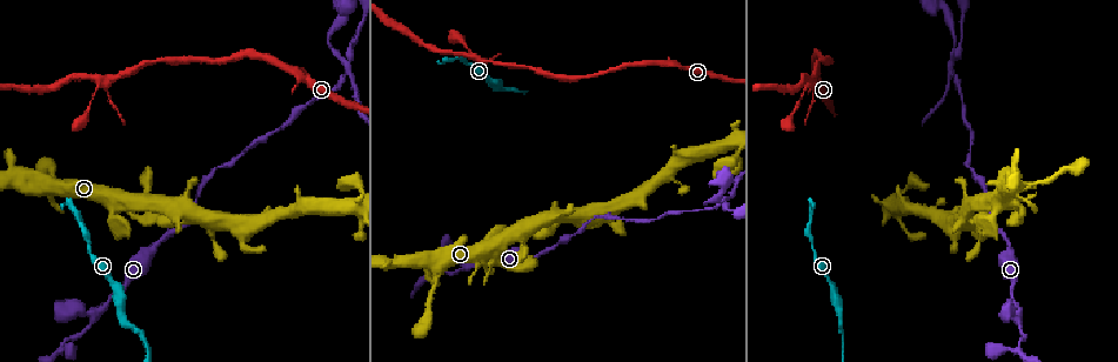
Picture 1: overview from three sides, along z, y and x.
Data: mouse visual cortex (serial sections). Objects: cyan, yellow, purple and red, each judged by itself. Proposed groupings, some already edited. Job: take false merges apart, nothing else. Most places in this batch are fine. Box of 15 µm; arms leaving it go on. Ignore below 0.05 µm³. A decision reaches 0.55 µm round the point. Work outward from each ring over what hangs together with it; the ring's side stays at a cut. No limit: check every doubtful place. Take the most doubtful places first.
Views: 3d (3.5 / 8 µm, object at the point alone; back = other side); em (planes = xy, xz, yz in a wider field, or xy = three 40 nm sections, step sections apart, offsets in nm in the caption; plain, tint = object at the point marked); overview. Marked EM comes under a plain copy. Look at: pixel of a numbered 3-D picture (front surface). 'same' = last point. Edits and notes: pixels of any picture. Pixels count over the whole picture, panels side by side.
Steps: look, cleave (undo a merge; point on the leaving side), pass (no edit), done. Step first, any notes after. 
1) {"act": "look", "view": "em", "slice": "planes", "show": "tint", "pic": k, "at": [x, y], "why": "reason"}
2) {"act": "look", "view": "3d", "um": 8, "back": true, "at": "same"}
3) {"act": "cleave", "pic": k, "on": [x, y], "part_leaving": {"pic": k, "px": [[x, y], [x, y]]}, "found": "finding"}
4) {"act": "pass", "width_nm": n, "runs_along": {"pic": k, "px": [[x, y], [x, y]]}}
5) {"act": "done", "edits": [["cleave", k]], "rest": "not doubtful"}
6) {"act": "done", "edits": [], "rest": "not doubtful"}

{"act": "look", "view": "3d", "um": 3.5, "pic": 1, "at": [347, 60], "why": "looks like a crossing"}

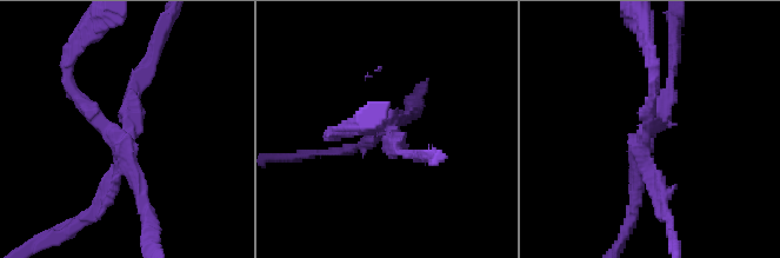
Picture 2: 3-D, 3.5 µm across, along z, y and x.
{"act": "look", "view": "em", "slice": "xy", "step": 2, "show": "tint", "pic": 2, "at": [645, 139], "arms": 4, "arm_widths_nm": [150, 150, 200, 200], "why": "need the tissue"}

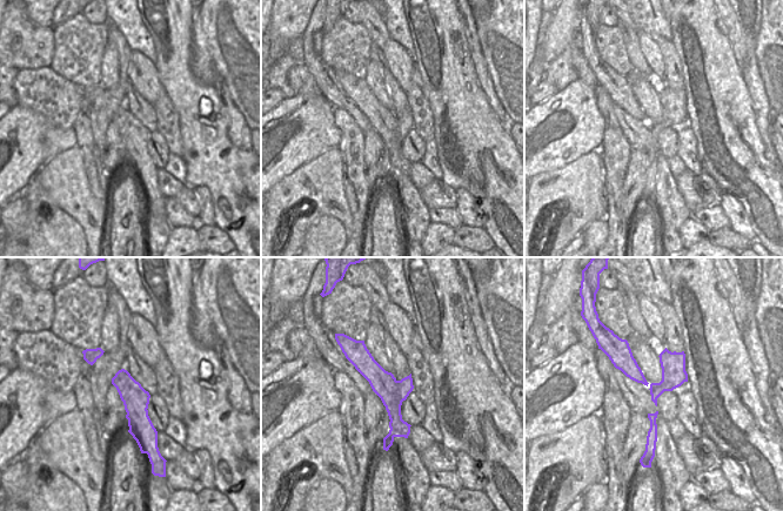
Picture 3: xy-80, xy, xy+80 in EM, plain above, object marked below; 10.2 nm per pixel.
{"act": "cleave", "pic": 2, "on": [85, 108], "part_leaving": {"pic": 2, "px": [[120, 172], [120, 140], [70, 74]]}, "found": "two cells meet here"}

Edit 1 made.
{"act": "look", "view": "3d", "um": 8, "pic": 1, "at": [101, 78], "why": "branch point"}

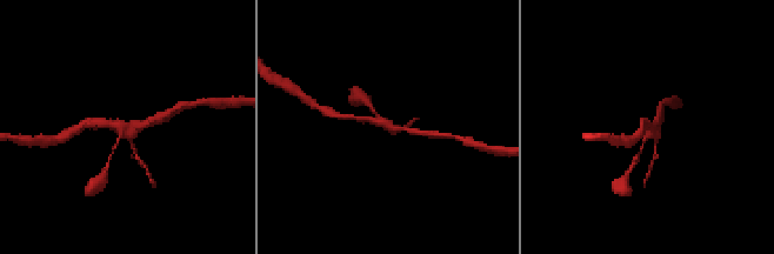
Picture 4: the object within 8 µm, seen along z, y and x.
{"act": "look", "view": "em", "slice": "xy", "step": 3, "show": "tint", "pic": 4, "at": [650, 130]}

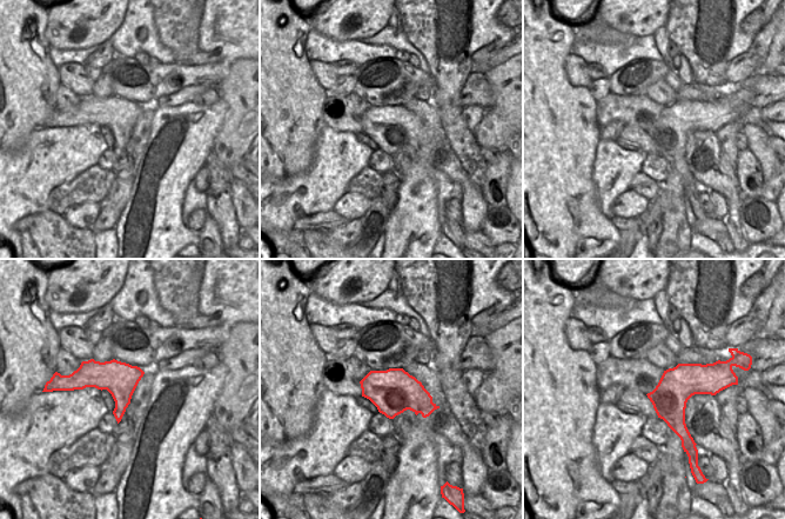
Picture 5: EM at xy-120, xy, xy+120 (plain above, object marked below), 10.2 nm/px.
{"act": "pass", "runs_along": {"pic": 4, "px": [[418, 132], [354, 118]]}, "found": "one cell here"}

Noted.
{"act": "look", "view": "3d", "um": 3.5, "pic": 1, "at": [58, 350], "why": "branch point"}

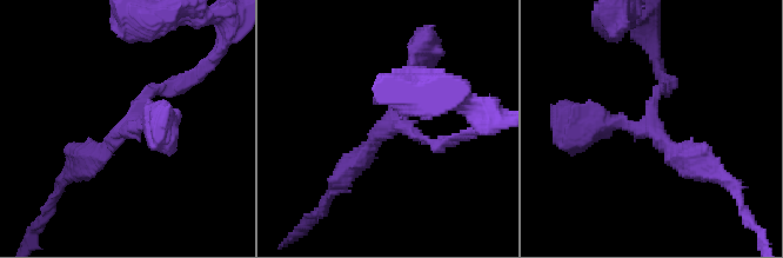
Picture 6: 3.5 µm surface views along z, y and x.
{"act": "look", "view": "em", "slice": "xy", "step": 3, "show": "tint", "pic": 6, "at": [651, 120], "arms": 3, "arm_widths_nm": [150, 250, 300], "why": "now the EM"}

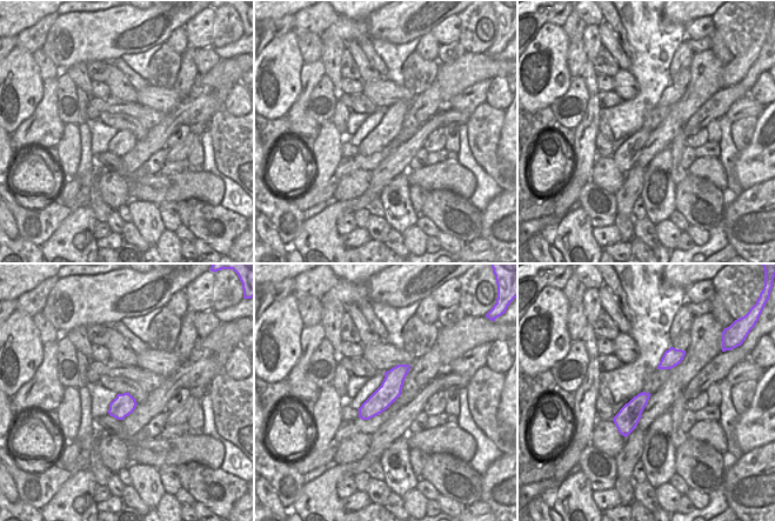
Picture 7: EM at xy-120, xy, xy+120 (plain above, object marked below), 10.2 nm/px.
{"act": "pass", "width_nm": 220, "runs_along": {"pic": 6, "px": [[666, 79], [641, 126], [583, 126]]}, "found": "continuous, no second cell"}

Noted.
{"act": "done", "edits": [["cleave", 2]], "rest": "not doubtful"}

